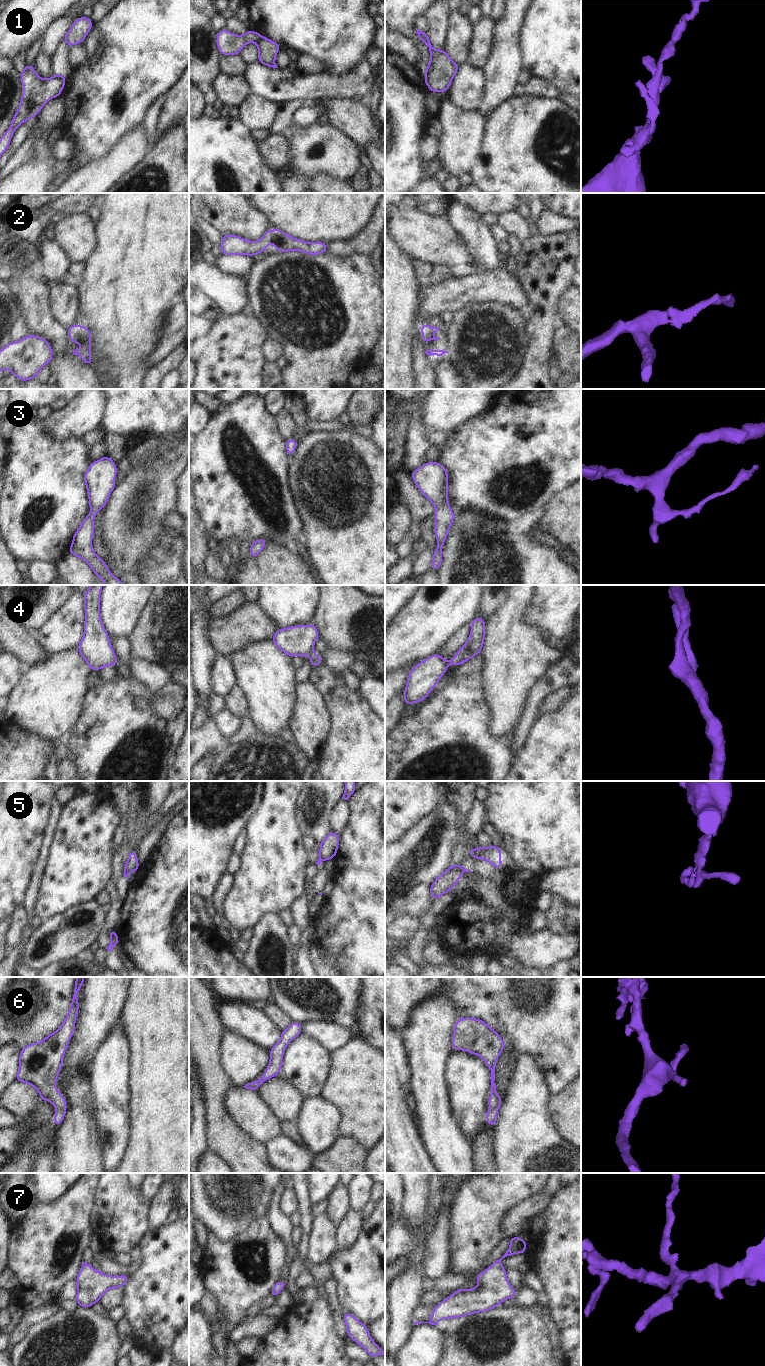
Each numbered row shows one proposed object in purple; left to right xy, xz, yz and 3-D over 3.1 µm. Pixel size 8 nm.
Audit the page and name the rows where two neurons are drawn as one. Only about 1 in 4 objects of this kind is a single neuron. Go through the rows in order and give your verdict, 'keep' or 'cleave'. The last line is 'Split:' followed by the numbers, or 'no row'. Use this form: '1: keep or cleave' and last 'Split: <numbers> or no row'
1: cleave
2: keep
3: keep
4: cleave
5: cleave
6: keep
7: keep
Split: 1, 4, 5

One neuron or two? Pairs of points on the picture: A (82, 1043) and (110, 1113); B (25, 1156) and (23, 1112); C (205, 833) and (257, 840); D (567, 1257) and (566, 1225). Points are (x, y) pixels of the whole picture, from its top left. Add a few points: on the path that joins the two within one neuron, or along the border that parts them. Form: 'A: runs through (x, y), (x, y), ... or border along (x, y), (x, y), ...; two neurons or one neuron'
A: border along (101, 1043), (85, 1076); two neurons
B: border along (39, 1102), (21, 1120); two neurons
C: border along (258, 807), (244, 827); two neurons
D: runs through (567, 1249), (567, 1233); one neuron

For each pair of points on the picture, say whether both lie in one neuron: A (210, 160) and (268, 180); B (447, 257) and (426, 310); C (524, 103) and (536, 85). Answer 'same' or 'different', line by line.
A: same
B: different
C: different

